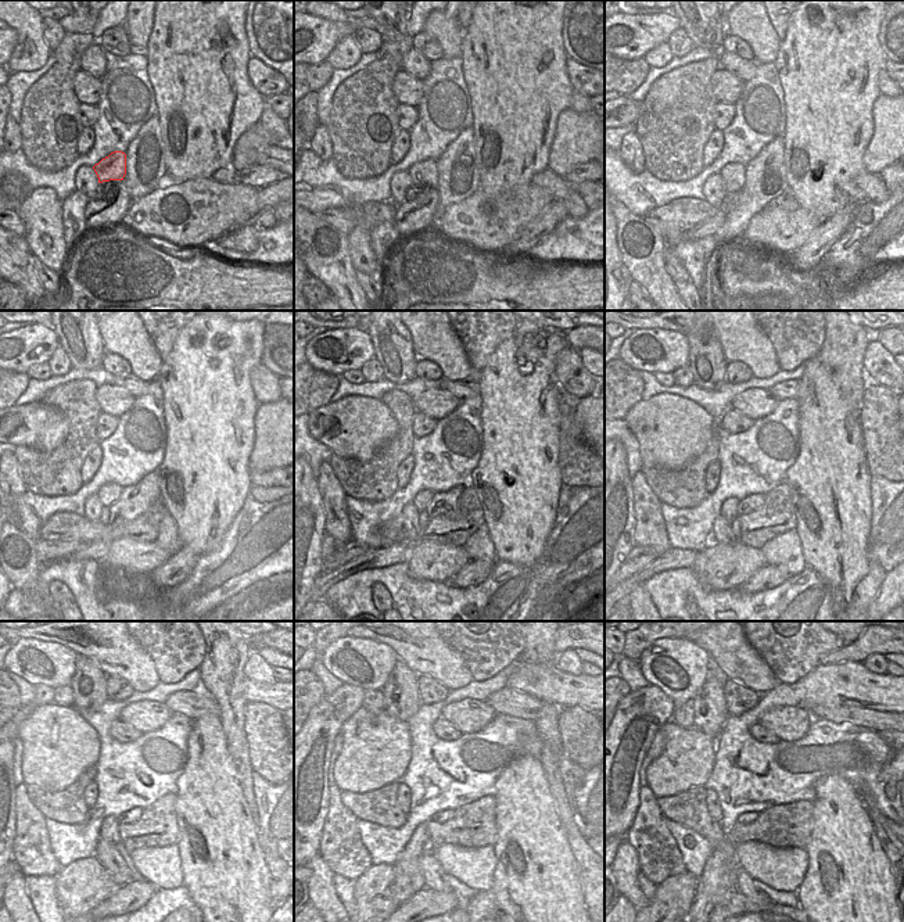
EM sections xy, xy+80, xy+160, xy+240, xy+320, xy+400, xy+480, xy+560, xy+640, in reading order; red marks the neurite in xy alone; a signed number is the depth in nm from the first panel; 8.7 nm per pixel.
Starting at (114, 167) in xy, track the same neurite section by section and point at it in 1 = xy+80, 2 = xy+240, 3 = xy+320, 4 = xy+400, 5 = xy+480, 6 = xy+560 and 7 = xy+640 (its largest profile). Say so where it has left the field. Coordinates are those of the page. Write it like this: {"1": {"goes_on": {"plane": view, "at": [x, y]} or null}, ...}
{"1": {"goes_on": {"plane": "xy+80", "at": [423, 174]}}, "2": {"goes_on": {"plane": "xy+240", "at": [108, 494]}}, "3": {"goes_on": {"plane": "xy+320", "at": [422, 499]}}, "4": {"goes_on": {"plane": "xy+400", "at": [729, 508]}}, "5": {"goes_on": {"plane": "xy+480", "at": [108, 831]}}, "6": {"goes_on": {"plane": "xy+560", "at": [408, 881]}}, "7": {"goes_on": {"plane": "xy+640", "at": [718, 878]}}}

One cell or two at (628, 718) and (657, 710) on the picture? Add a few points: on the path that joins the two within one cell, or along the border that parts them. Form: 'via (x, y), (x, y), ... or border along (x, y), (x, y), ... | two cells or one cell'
via (635, 714), (650, 710) | one cell

